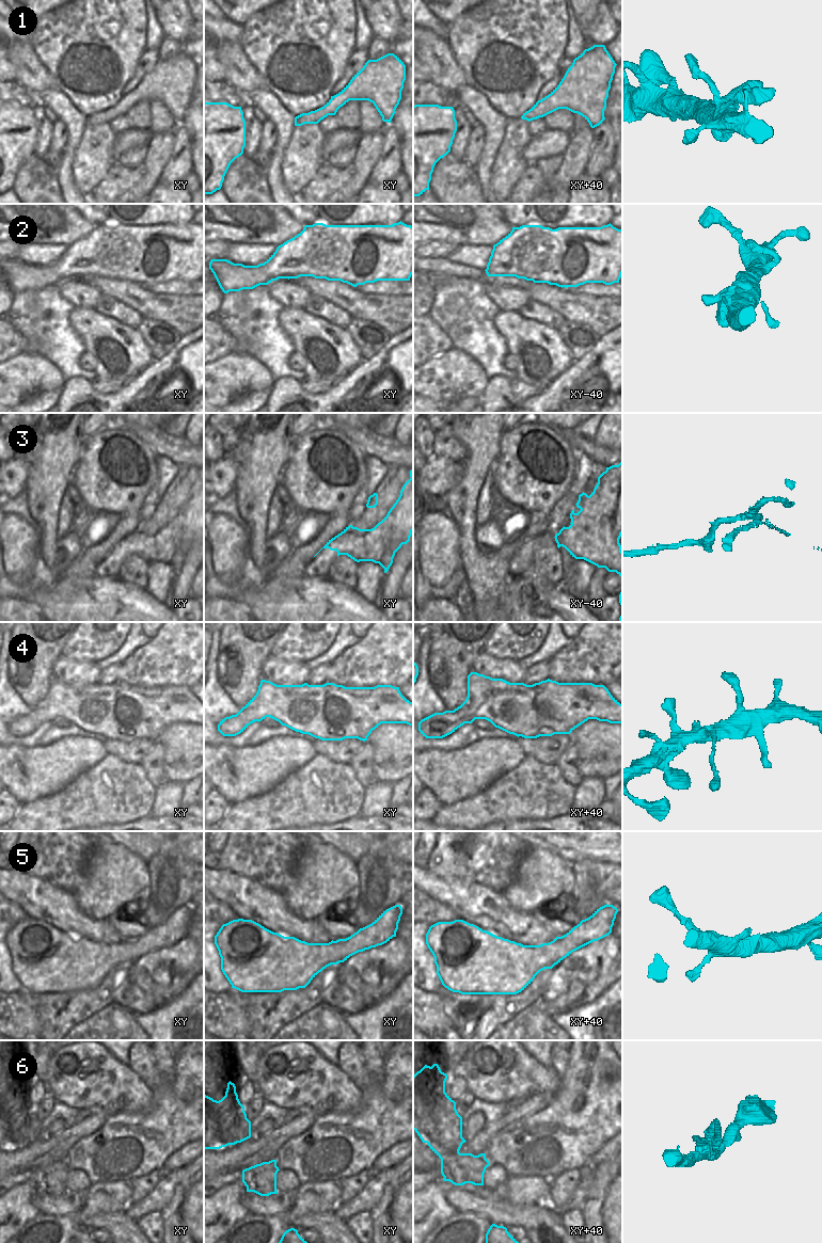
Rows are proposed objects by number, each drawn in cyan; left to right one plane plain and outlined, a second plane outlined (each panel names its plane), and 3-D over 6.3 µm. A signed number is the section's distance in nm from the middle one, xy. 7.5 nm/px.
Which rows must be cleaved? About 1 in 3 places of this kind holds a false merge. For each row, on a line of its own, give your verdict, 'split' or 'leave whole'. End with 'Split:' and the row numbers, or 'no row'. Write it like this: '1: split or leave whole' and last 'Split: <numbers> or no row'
1: leave whole
2: leave whole
3: split
4: leave whole
5: leave whole
6: split
Split: 3, 6

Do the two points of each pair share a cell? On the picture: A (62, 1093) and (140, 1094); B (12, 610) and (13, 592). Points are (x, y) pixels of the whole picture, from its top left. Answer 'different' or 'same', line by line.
A: same
B: different

